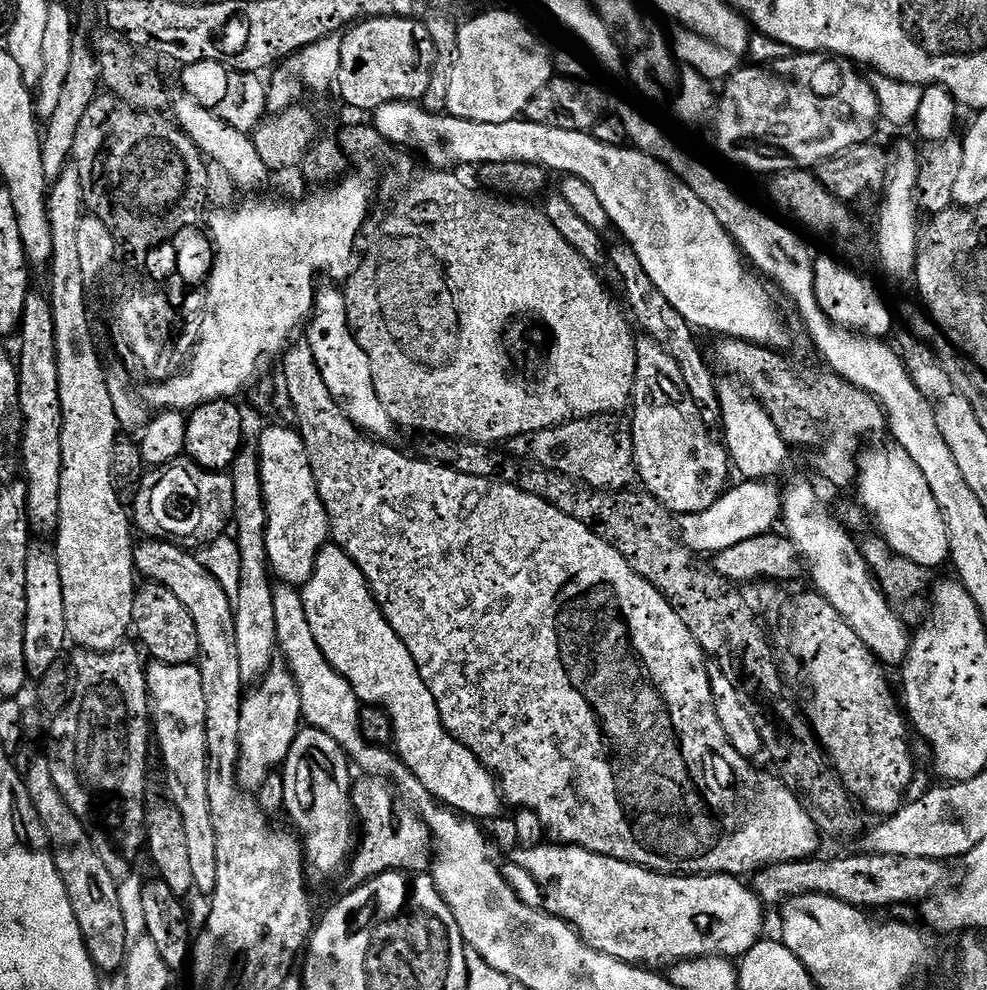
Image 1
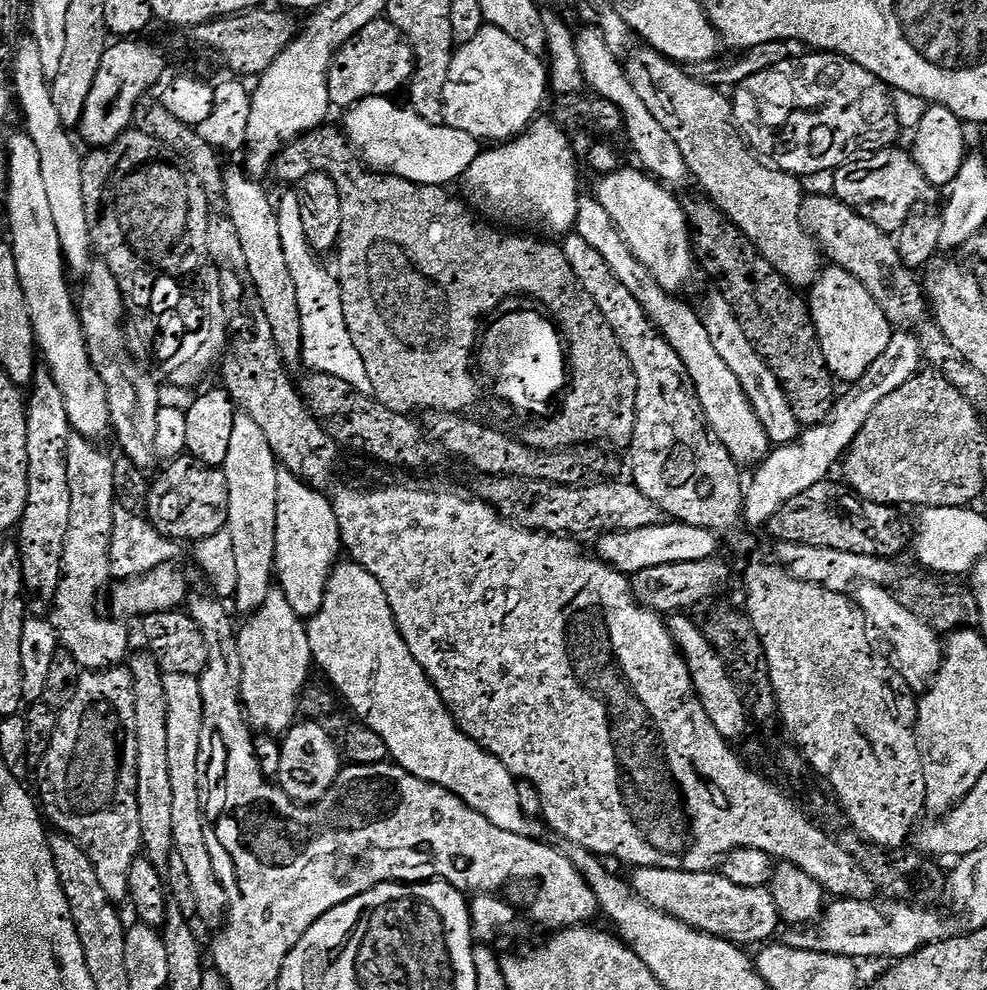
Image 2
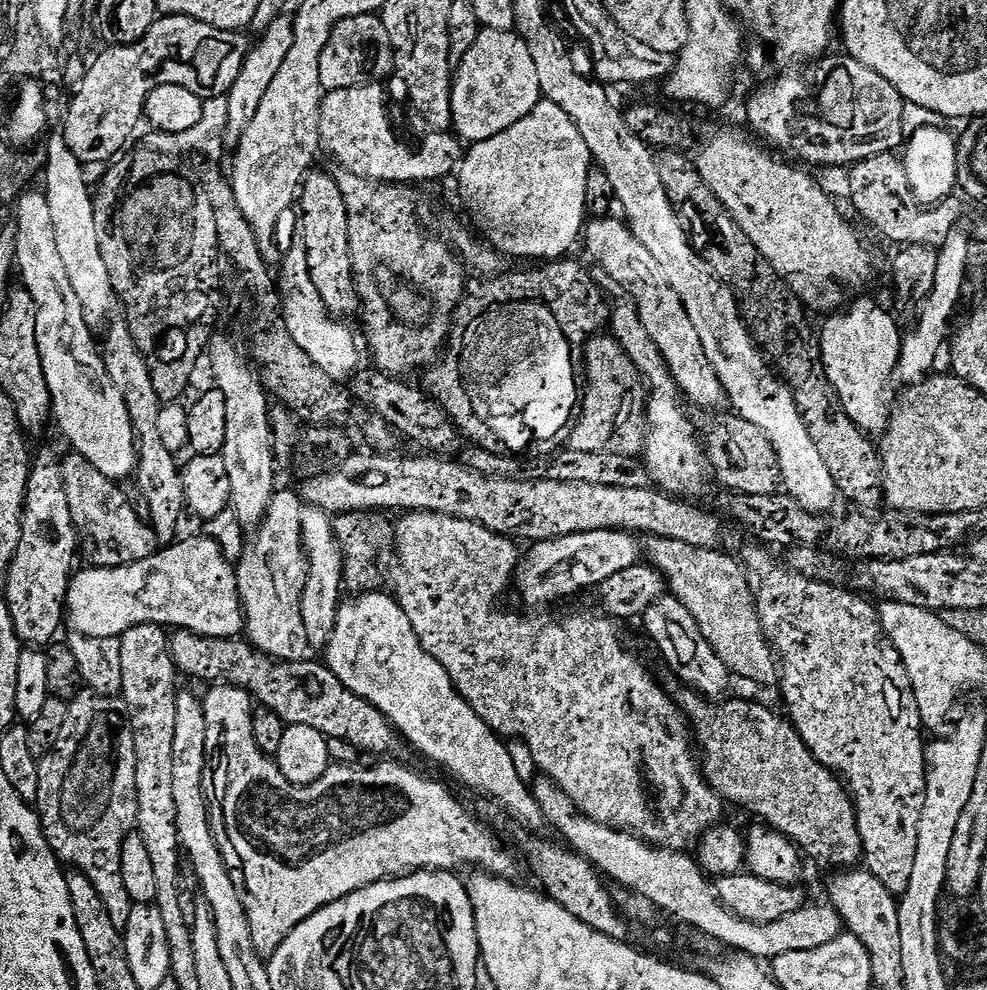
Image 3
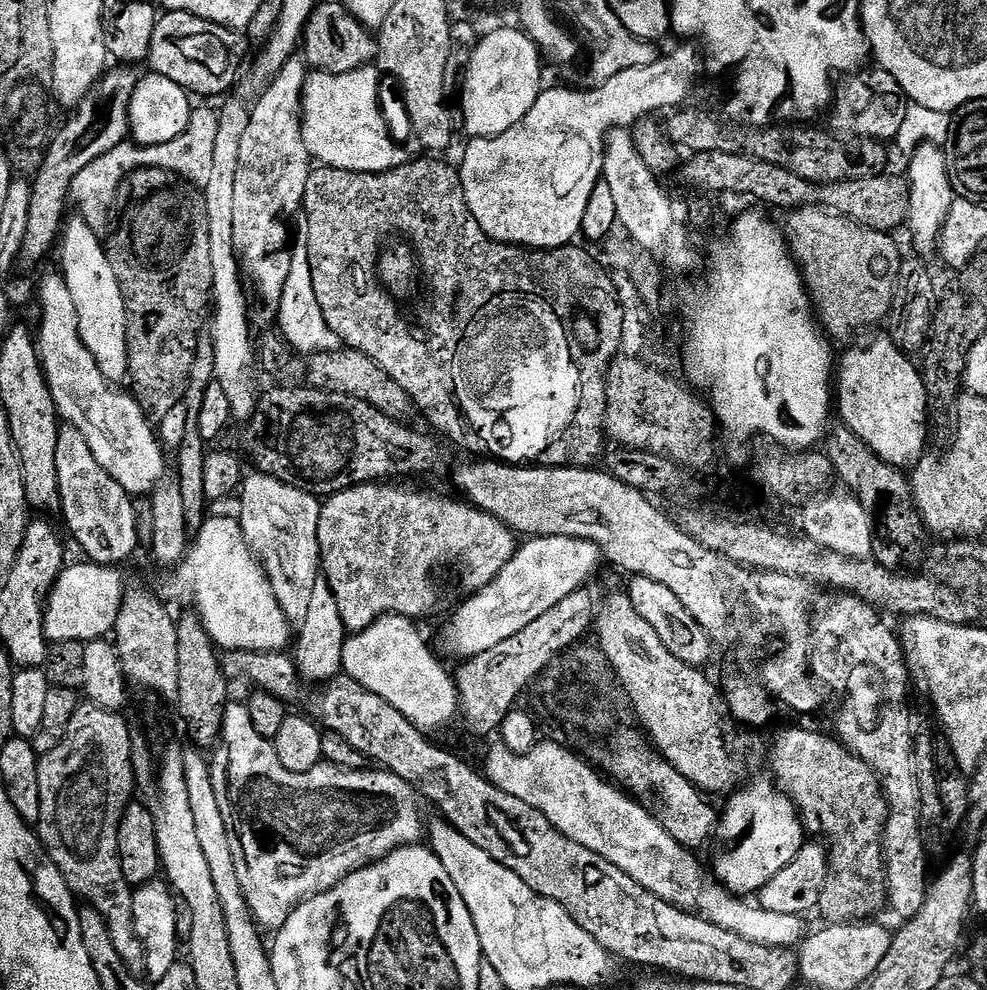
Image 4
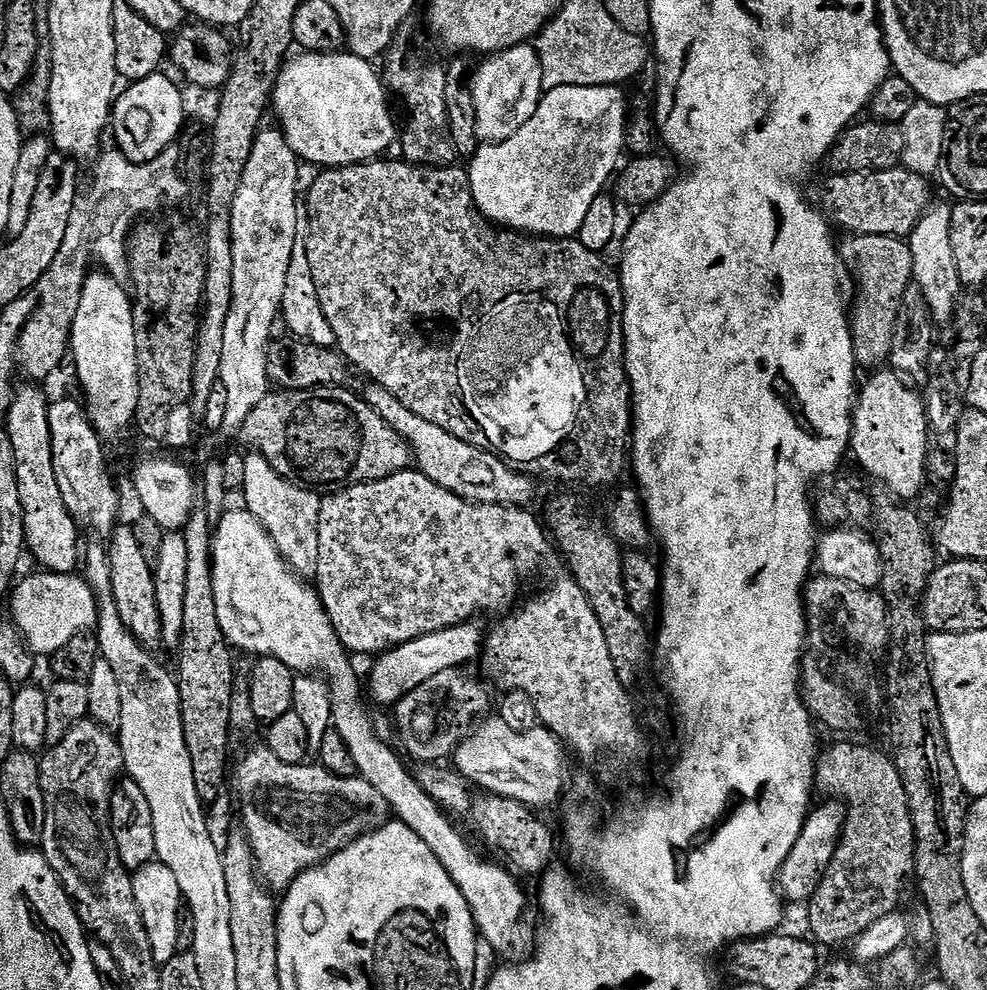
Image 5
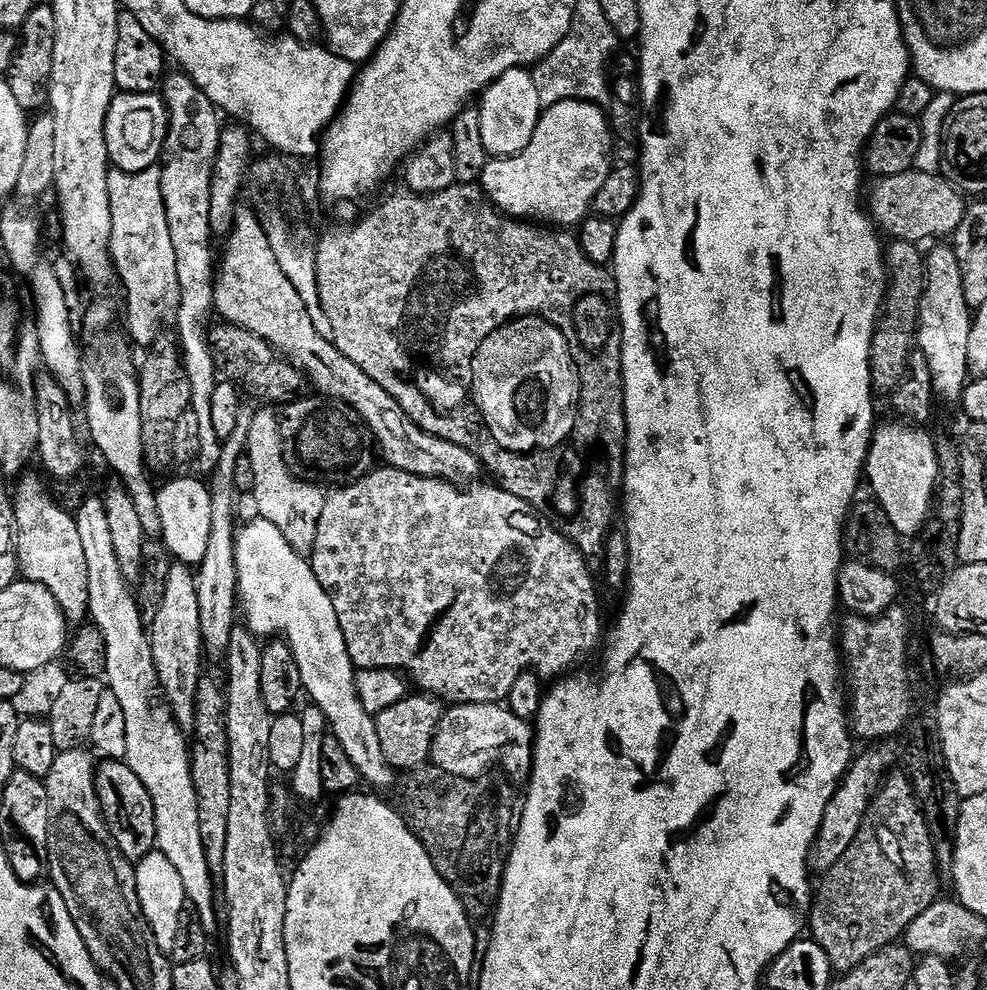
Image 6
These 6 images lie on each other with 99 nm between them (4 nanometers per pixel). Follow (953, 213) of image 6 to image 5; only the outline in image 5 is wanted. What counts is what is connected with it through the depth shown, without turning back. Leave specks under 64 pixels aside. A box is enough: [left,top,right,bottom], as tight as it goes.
[819,166,934,238]

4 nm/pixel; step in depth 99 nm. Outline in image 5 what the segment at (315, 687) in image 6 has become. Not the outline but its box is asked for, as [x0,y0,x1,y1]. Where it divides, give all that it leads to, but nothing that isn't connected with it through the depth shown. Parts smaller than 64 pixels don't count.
[212,511,534,962]

